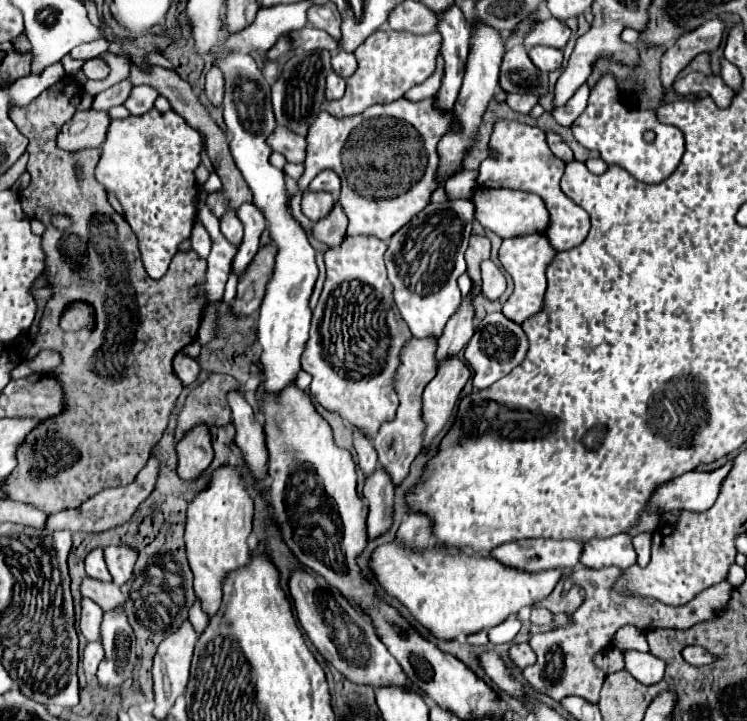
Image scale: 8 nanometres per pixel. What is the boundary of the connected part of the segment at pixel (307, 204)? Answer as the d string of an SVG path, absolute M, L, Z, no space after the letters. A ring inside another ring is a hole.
M323 191L303 193L301 209L303 209L303 215L309 217L311 221L319 221L321 217L327 217L327 213L333 209L333 205L335 205L335 199L331 197L331 193L323 193Z

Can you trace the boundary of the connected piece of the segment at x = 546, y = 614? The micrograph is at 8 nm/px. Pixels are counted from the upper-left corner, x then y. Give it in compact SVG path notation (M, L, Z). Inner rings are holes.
M533 607L531 623L533 623L533 625L545 625L545 623L551 623L551 611L547 611L547 609L543 609L543 607Z

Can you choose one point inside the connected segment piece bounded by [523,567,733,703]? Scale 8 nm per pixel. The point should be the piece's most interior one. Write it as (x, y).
(564, 667)

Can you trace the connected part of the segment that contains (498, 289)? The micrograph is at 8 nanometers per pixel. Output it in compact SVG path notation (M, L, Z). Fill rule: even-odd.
M491 261L481 263L481 277L483 277L483 293L493 301L503 295L505 291L505 277L503 271Z

